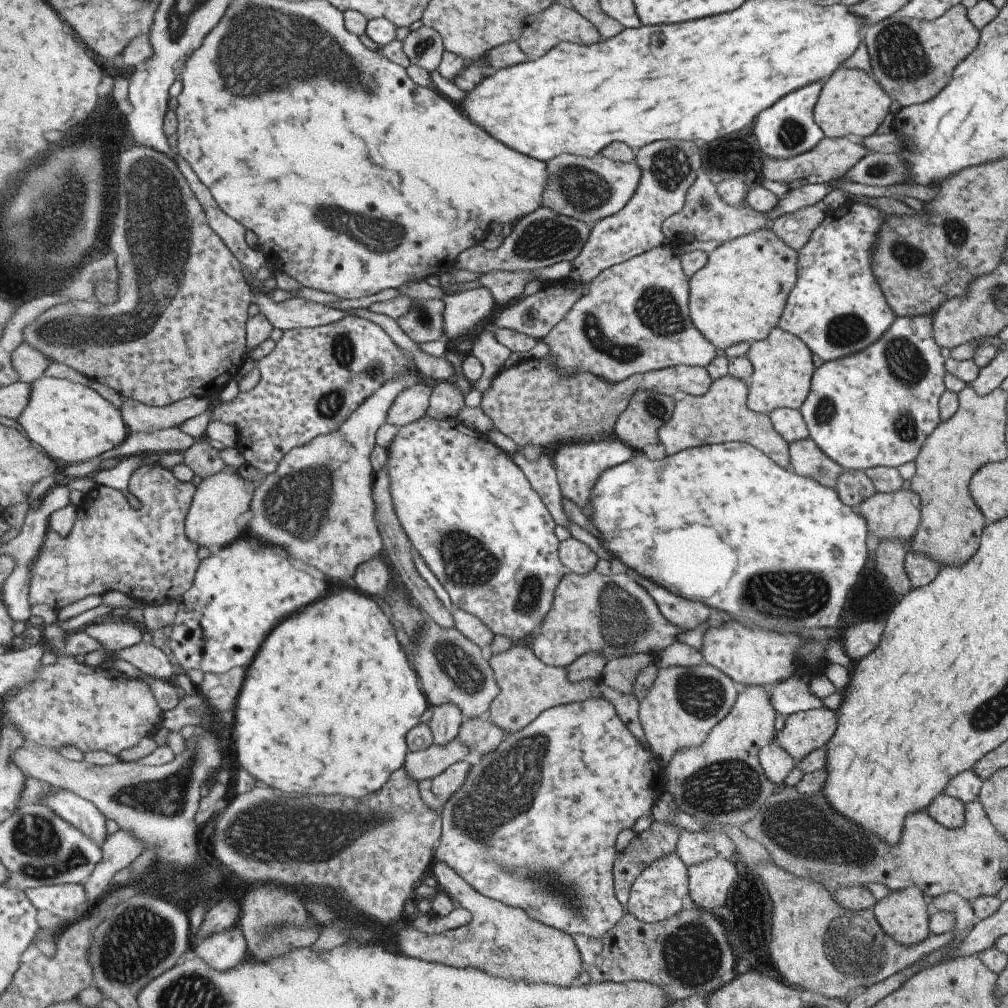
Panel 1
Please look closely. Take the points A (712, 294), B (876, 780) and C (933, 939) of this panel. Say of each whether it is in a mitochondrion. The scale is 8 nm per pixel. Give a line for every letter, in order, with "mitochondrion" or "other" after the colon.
A: mitochondrion
B: other
C: other

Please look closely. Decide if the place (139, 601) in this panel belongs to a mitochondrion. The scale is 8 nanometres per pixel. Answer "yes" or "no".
no

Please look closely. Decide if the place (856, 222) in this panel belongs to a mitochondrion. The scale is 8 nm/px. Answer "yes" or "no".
no

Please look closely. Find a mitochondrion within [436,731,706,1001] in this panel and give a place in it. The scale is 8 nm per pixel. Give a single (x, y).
(560, 890)

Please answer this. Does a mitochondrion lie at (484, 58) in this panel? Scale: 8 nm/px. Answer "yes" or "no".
no

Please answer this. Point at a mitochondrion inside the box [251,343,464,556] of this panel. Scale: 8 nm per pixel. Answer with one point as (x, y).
(298, 503)

